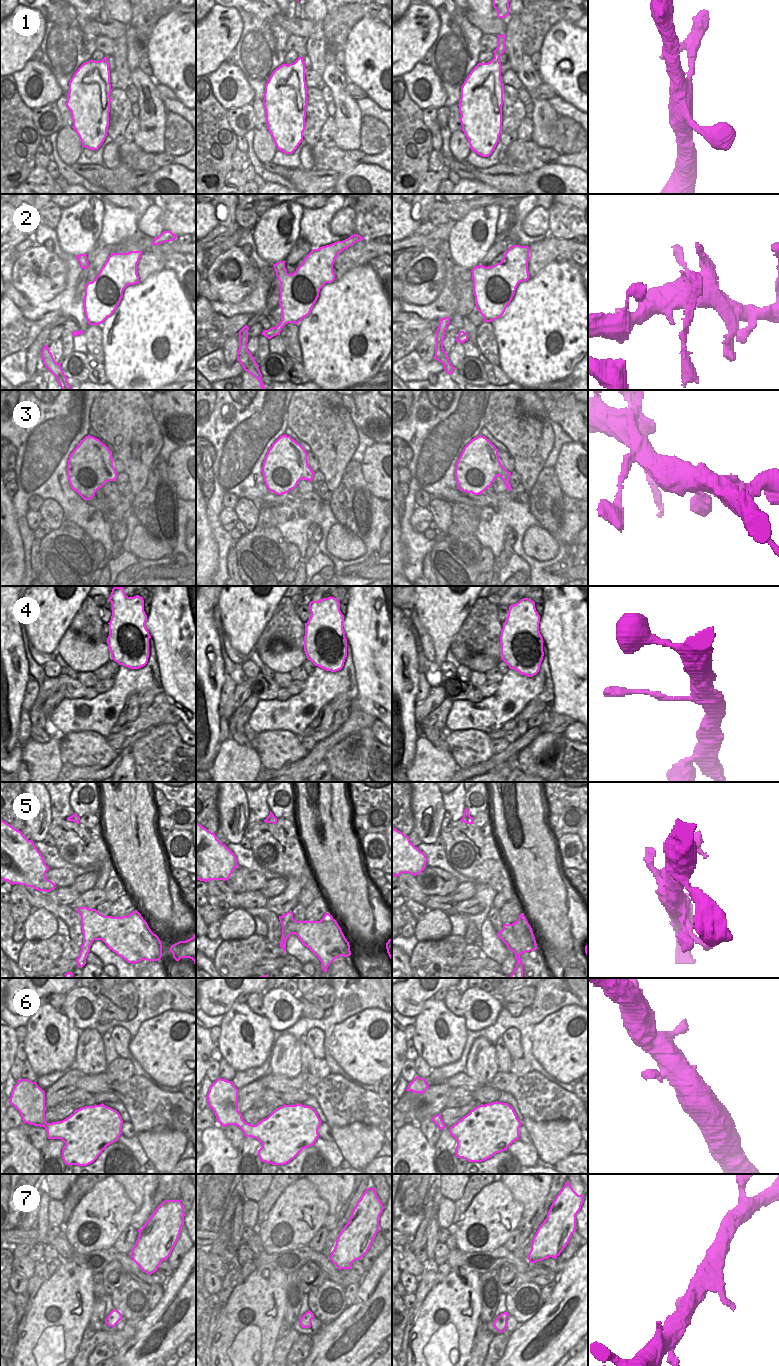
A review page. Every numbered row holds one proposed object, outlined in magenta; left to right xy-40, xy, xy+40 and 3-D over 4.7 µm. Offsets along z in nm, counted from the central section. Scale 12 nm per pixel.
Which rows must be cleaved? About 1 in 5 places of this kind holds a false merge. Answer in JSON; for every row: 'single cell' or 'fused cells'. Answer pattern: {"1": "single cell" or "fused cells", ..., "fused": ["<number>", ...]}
{"1": "fused cells", "2": "single cell", "3": "single cell", "4": "single cell", "5": "single cell", "6": "single cell", "7": "single cell", "fused": ["1"]}

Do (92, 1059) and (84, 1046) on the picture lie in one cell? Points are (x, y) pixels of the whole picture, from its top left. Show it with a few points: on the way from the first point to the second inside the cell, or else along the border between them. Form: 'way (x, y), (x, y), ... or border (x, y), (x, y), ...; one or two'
way (90, 1056), (90, 1052), (87, 1049); one

